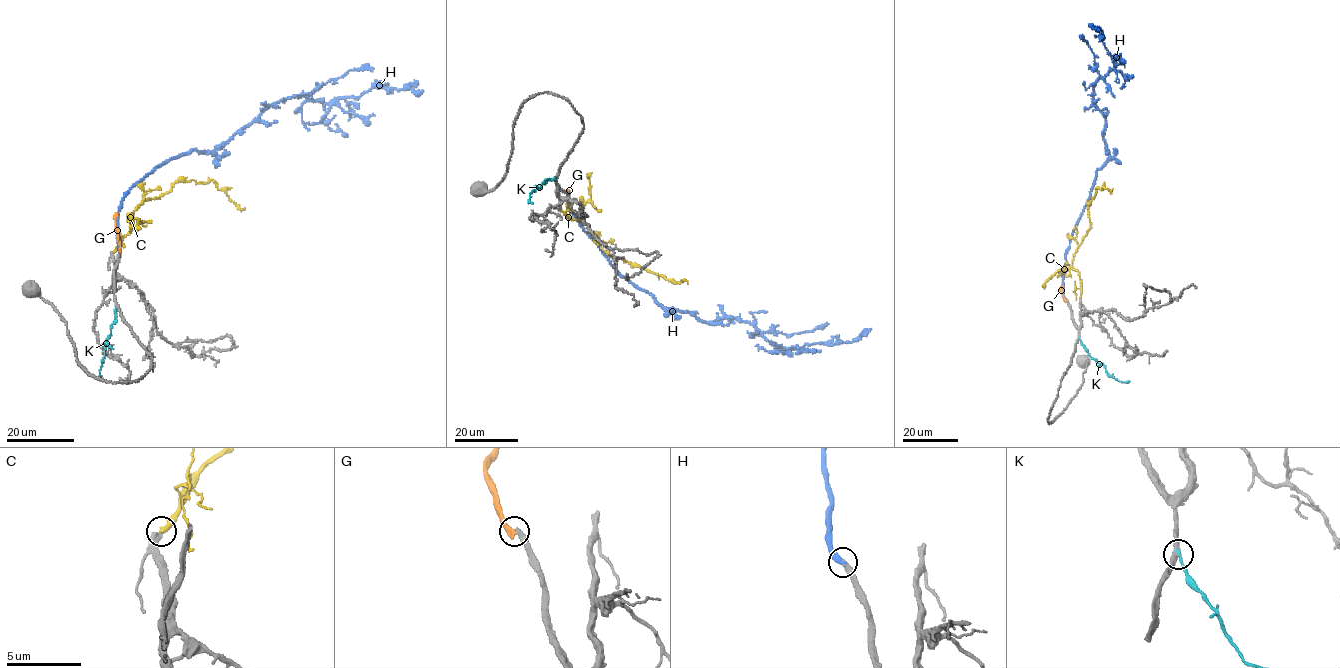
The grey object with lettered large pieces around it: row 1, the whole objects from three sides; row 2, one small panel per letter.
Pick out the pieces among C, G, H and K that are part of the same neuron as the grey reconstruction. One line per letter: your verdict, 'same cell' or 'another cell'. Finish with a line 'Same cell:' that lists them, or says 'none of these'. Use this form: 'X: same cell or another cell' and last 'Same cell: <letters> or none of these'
C: another cell
G: another cell
H: same cell
K: another cell
Same cell: H

